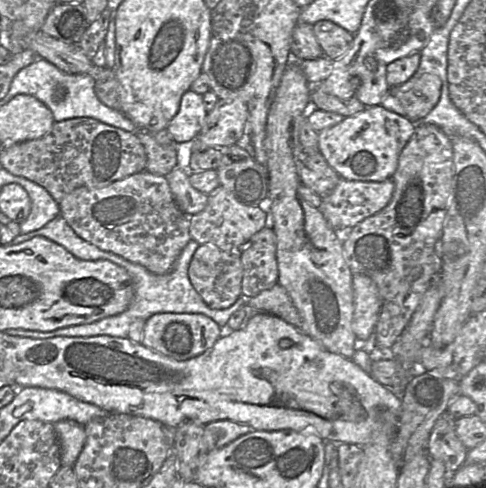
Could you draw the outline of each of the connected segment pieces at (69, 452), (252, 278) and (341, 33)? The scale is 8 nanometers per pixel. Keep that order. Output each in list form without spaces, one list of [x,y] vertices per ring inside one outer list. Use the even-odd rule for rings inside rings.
[[[72,421],[54,423],[60,445],[61,466],[74,466],[86,441],[84,426]]]
[[[267,225],[255,233],[241,252],[242,296],[249,299],[278,283],[277,239]]]
[[[327,20],[316,22],[313,33],[323,54],[332,61],[341,58],[354,40],[354,34]]]

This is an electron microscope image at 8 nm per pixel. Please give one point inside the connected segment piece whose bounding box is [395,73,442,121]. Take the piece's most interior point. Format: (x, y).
(419, 100)

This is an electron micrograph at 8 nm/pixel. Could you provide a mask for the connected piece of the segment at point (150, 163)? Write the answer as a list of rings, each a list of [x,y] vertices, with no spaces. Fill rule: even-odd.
[[[137,132],[137,137],[146,153],[146,171],[160,176],[166,176],[178,166],[178,150],[175,144],[161,145],[155,140],[153,134],[146,132]]]

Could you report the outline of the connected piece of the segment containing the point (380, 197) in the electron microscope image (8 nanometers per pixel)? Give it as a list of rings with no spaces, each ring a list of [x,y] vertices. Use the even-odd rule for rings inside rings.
[[[341,178],[332,192],[322,198],[318,209],[334,230],[353,228],[386,207],[392,199],[394,189],[392,178],[384,181],[353,181]]]

